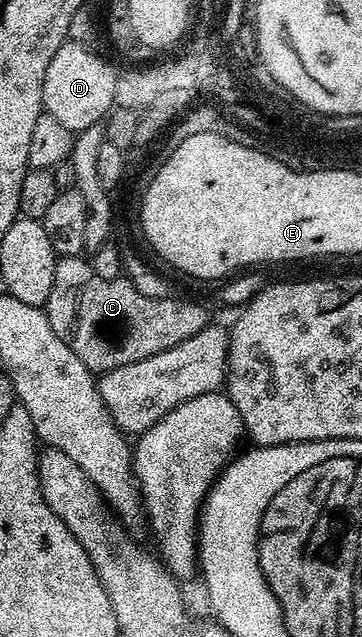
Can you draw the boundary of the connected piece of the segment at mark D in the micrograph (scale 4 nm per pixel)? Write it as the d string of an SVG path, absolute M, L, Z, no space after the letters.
M66 41L58 53L50 57L50 65L46 68L46 81L42 81L44 111L73 133L85 131L90 125L100 123L112 110L117 102L116 85L117 72L112 72L106 60L99 59L85 44Z

